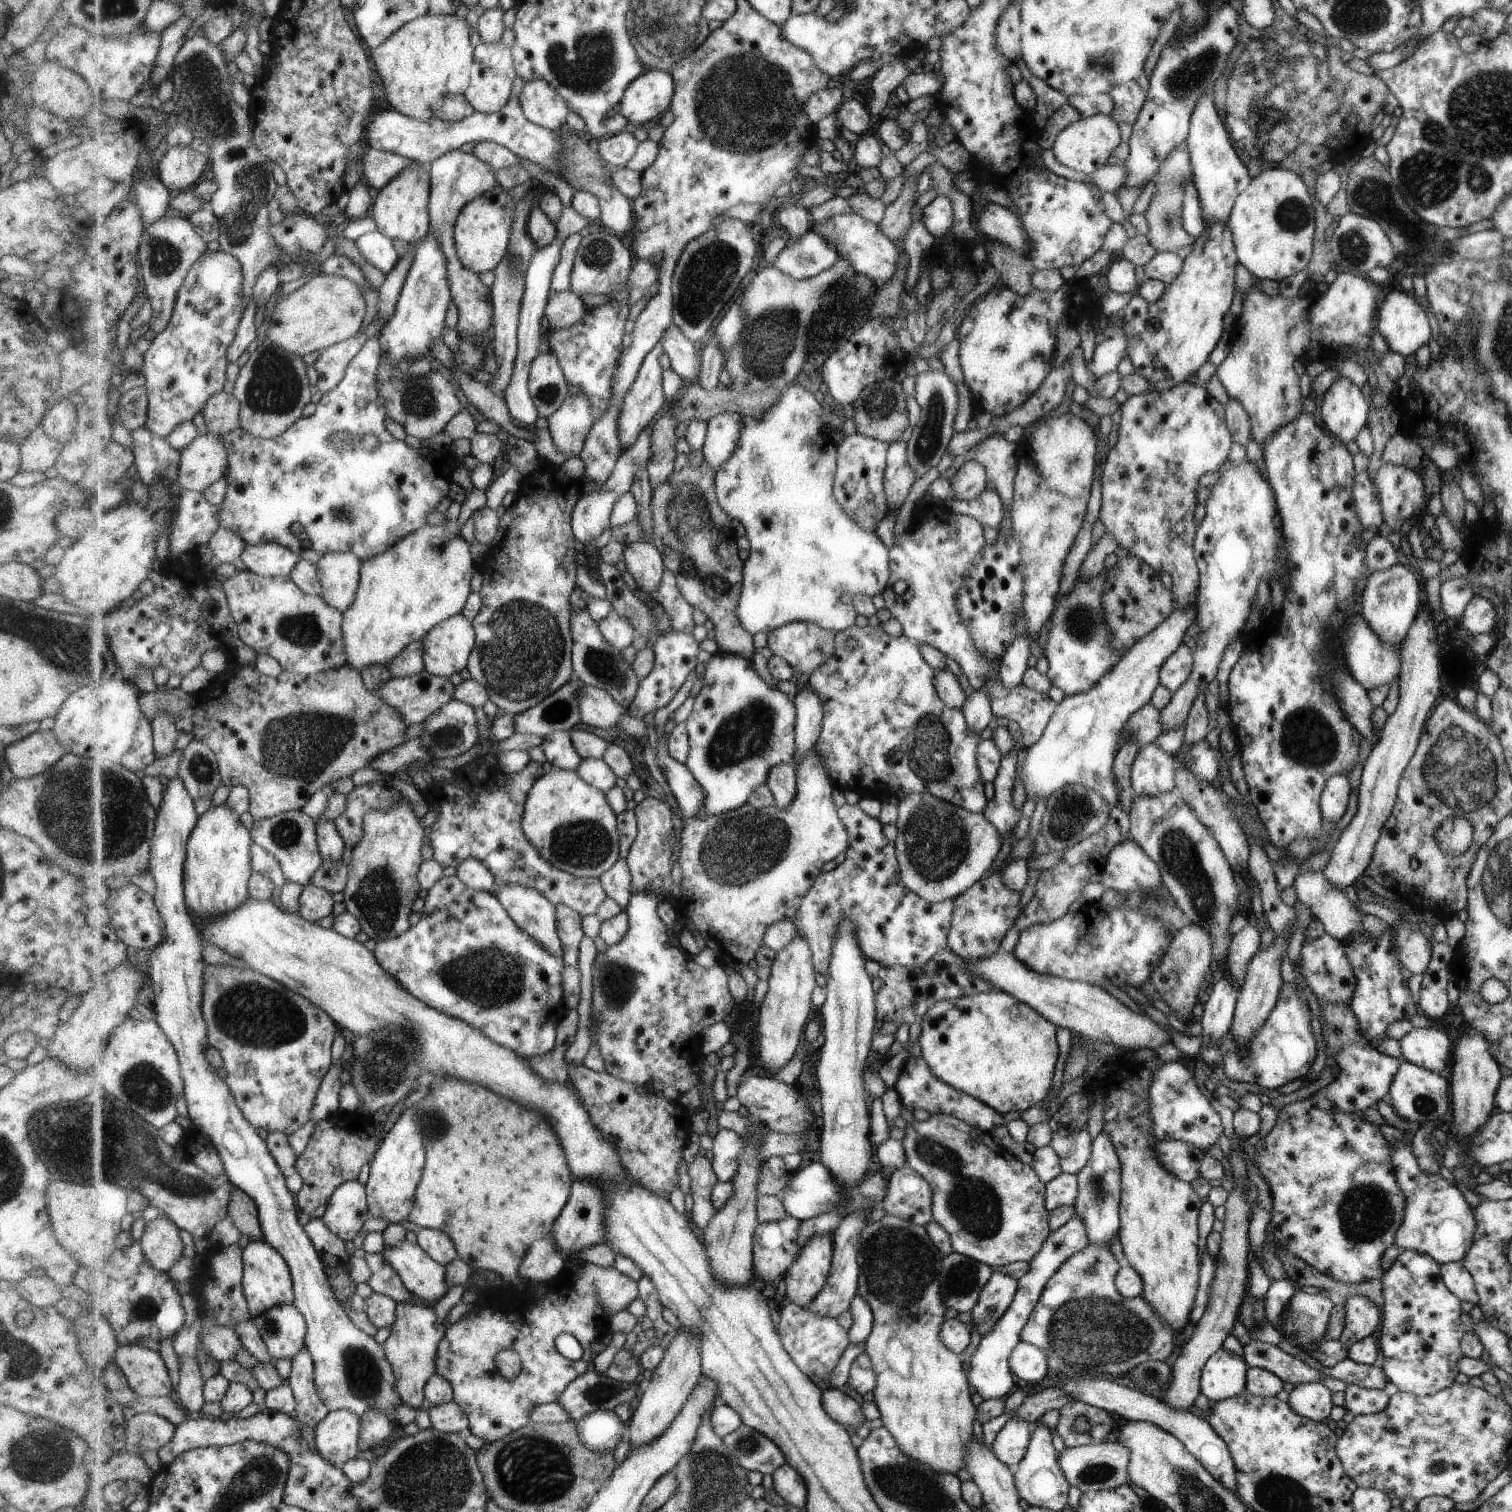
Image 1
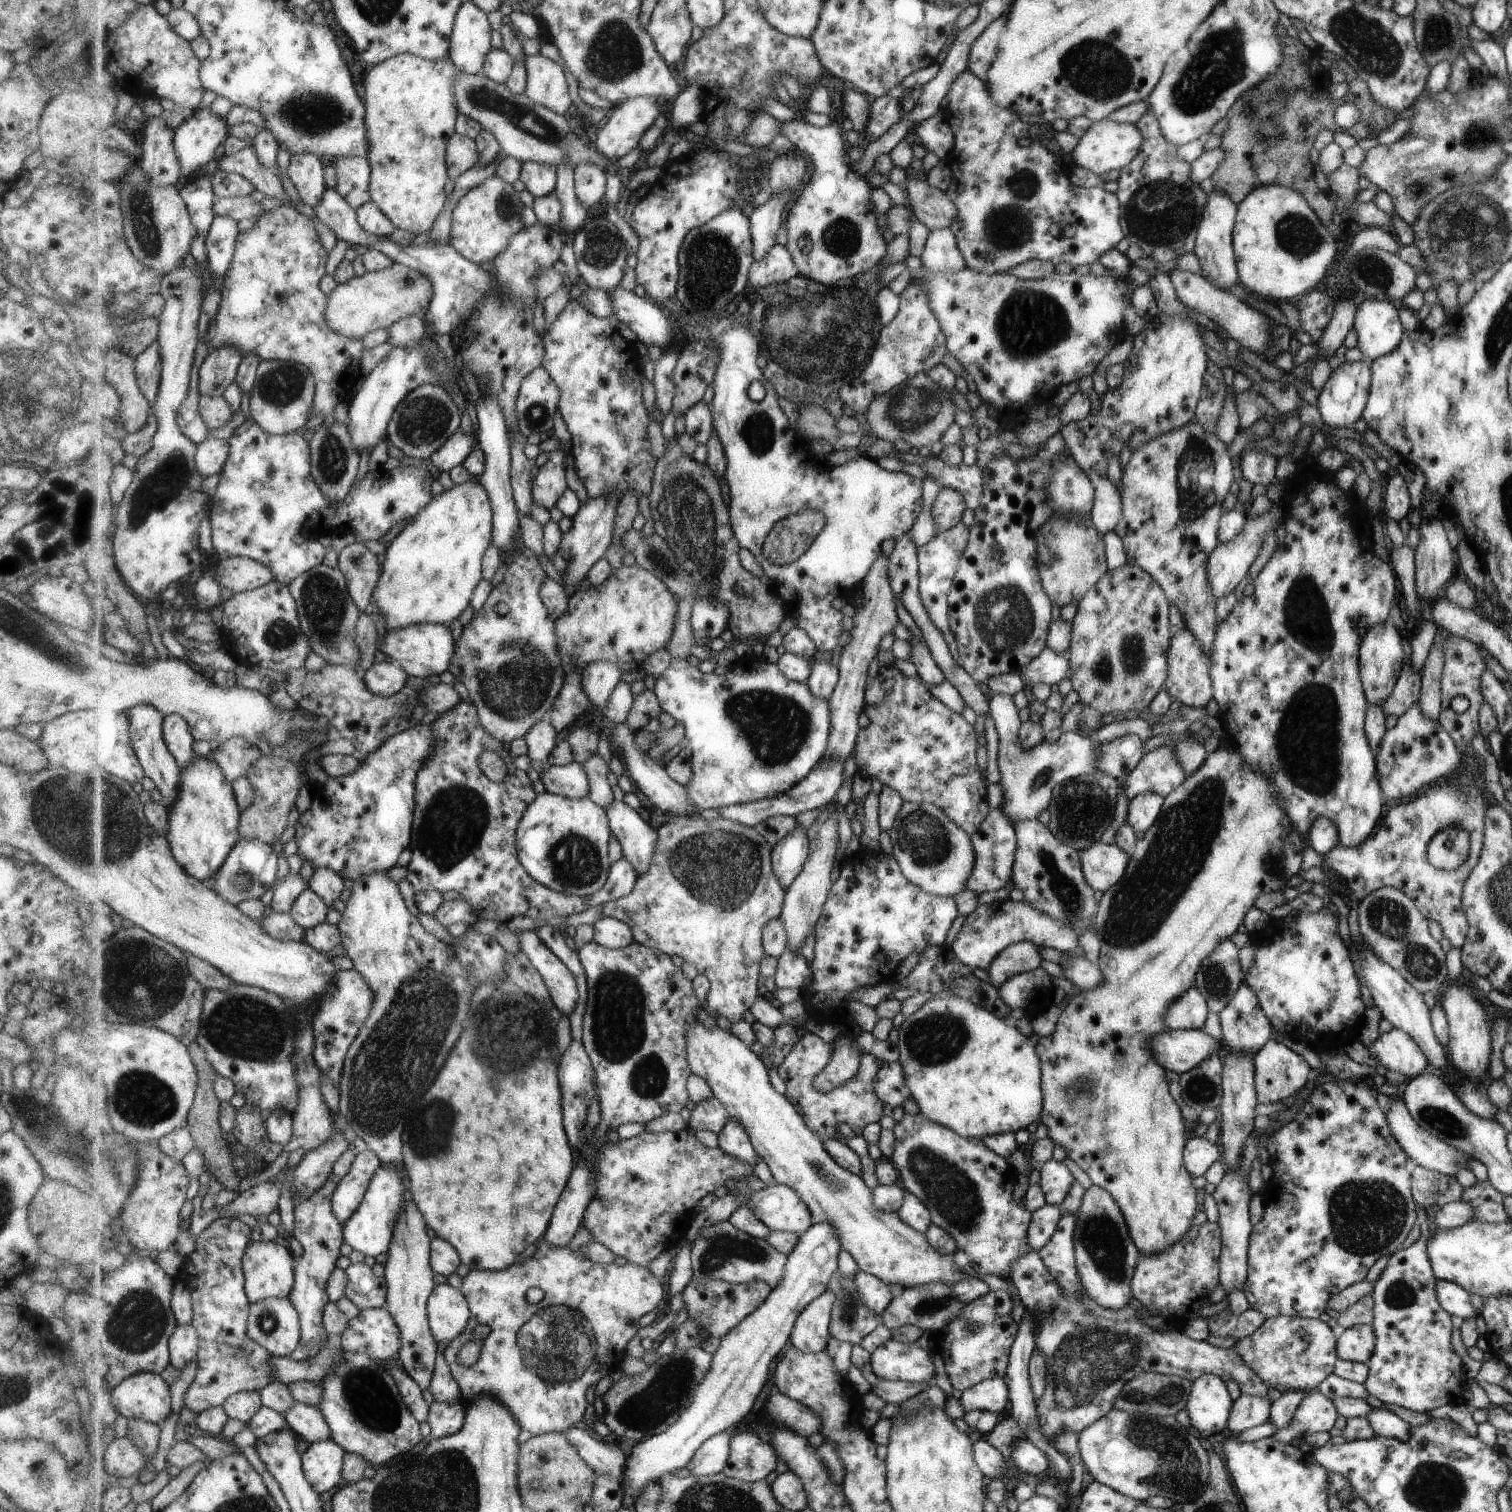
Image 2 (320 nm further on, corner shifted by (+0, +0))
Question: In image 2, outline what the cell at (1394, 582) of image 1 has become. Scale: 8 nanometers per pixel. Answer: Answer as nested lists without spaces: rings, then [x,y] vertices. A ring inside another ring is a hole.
[[[1387,621],[1377,623],[1367,630],[1360,646],[1360,679],[1367,705],[1381,705],[1388,700],[1395,688],[1396,678],[1405,662],[1401,651],[1400,633]]]

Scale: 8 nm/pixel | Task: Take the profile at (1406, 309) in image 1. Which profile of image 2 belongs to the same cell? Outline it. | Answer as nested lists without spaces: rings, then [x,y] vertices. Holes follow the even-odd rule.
[[[1365,298],[1354,312],[1352,328],[1356,332],[1357,348],[1371,361],[1391,353],[1400,344],[1404,334],[1397,320],[1397,308],[1387,298]]]

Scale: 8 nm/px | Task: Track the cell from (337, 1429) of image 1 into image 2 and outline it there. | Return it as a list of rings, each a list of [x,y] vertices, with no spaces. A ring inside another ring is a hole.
[[[333,1438],[309,1446],[302,1454],[307,1480],[319,1494],[333,1490],[343,1479],[346,1450]]]

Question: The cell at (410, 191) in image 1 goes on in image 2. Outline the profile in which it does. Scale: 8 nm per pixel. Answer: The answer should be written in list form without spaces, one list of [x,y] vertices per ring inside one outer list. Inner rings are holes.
[[[405,53],[388,58],[387,61],[379,63],[367,73],[367,82],[365,82],[364,88],[364,103],[367,109],[366,126],[368,127],[368,139],[371,144],[367,157],[372,166],[370,184],[372,201],[375,202],[375,204],[377,204],[377,206],[388,216],[388,219],[395,224],[396,228],[407,230],[414,235],[421,234],[421,232],[427,233],[428,230],[432,230],[437,222],[437,218],[440,217],[440,214],[444,210],[446,203],[445,198],[447,198],[447,192],[445,192],[445,186],[447,186],[447,180],[450,178],[448,175],[448,162],[446,161],[447,149],[450,138],[456,133],[456,124],[458,114],[460,113],[454,95],[454,84],[456,83],[456,78],[460,75],[460,72],[461,71],[450,57],[430,61],[418,57],[417,55]]]

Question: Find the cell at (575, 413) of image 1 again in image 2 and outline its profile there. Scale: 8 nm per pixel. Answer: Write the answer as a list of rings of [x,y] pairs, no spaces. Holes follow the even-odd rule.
[[[561,450],[551,452],[546,462],[534,478],[533,494],[534,500],[539,506],[547,510],[557,507],[560,498],[569,488],[567,486],[567,470],[565,470],[565,457],[570,452]]]

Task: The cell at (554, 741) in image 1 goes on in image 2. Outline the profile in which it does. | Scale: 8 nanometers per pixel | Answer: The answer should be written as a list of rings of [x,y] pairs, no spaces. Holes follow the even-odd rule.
[[[548,716],[533,726],[525,738],[530,748],[528,752],[529,758],[540,762],[544,768],[547,768],[549,754],[559,744],[559,732],[549,720]]]

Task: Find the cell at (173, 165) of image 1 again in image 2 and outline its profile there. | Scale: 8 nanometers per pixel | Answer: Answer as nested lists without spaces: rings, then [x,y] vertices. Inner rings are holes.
[[[209,107],[186,114],[174,134],[183,176],[193,174],[220,156],[221,144],[230,134],[230,127],[226,119],[216,116]]]

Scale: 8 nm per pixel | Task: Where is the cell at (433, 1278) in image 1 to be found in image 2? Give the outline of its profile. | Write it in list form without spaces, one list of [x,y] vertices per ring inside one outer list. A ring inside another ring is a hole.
[[[447,1284],[436,1286],[433,1294],[428,1302],[428,1315],[430,1320],[430,1327],[433,1331],[433,1336],[437,1343],[444,1342],[447,1346],[461,1337],[470,1325],[472,1312],[468,1304],[468,1299],[462,1293],[461,1289],[453,1288]]]

